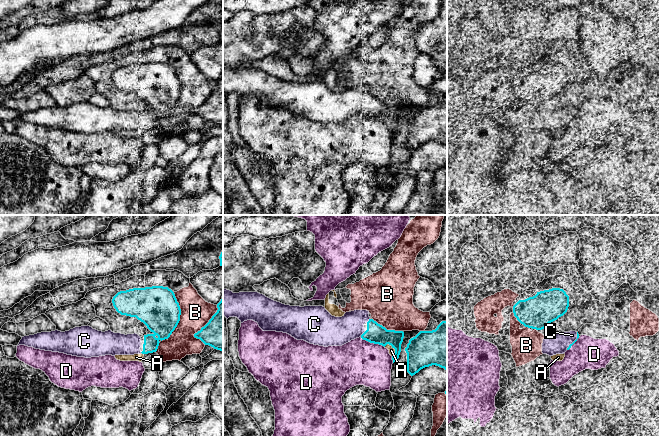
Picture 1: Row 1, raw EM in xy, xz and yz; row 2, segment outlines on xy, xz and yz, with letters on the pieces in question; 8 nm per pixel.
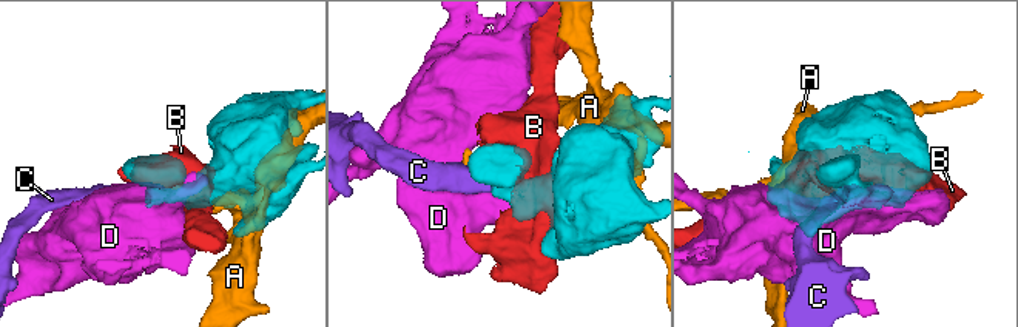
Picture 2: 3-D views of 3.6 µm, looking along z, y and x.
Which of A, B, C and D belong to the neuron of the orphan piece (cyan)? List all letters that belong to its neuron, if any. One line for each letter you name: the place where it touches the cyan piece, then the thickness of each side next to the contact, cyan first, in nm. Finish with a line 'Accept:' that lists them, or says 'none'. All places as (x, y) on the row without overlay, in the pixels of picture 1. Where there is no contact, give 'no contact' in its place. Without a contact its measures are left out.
C: contact xz (362, 110); calibres 160 and 240 nm
Accept: C

